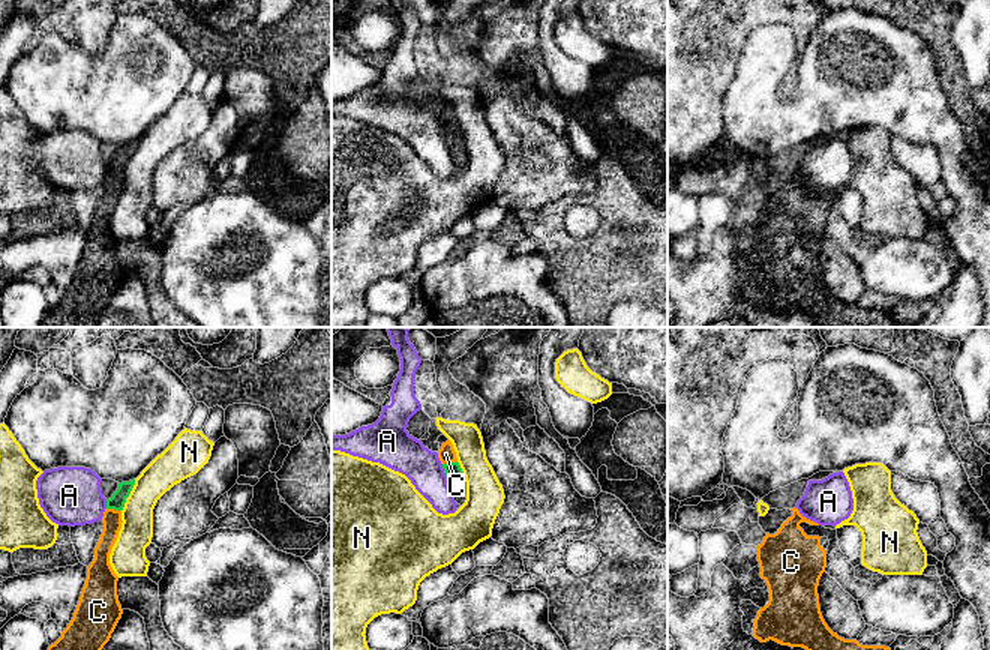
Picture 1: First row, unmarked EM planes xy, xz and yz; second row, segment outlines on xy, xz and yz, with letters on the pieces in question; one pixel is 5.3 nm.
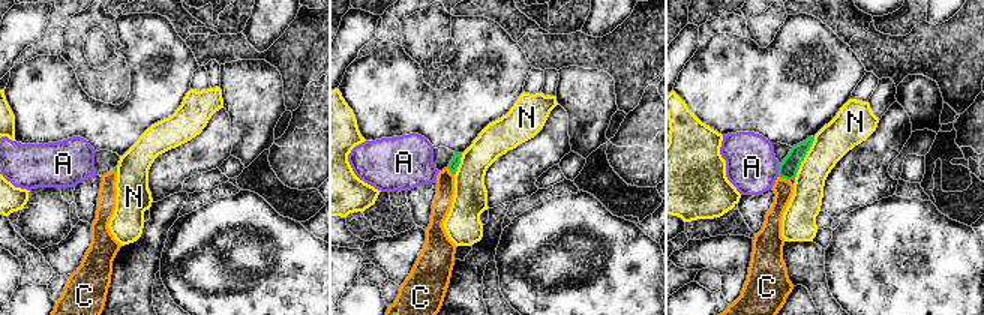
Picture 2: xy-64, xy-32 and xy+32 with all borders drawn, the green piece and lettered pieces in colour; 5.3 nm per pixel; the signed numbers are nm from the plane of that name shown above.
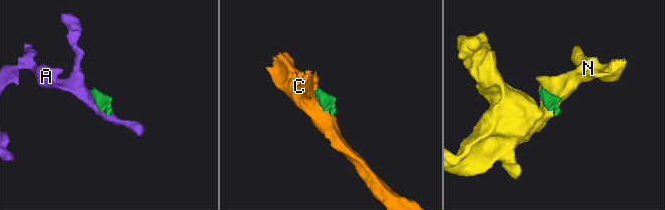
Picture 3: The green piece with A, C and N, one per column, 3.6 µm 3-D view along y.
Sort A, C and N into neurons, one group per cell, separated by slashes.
A / C / N

